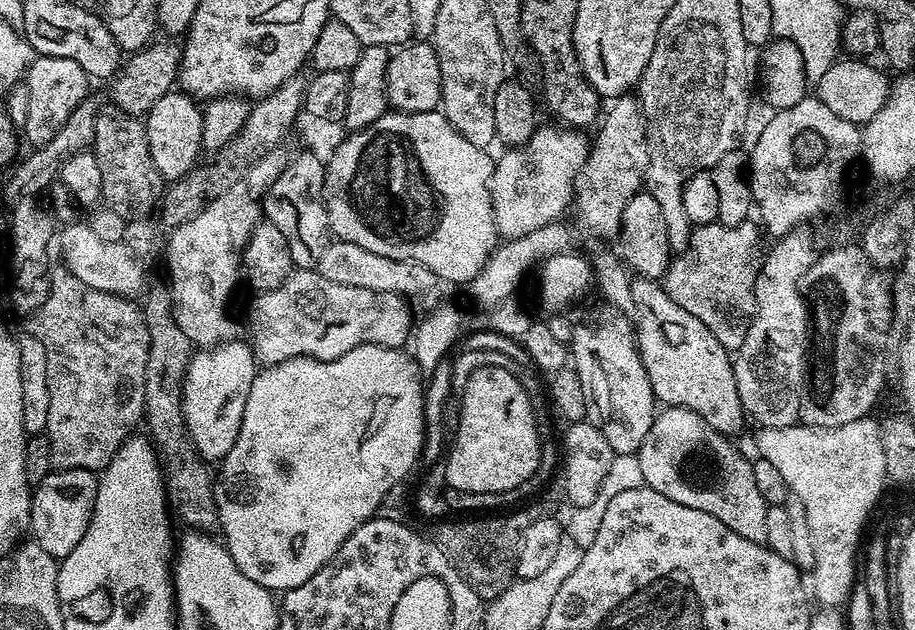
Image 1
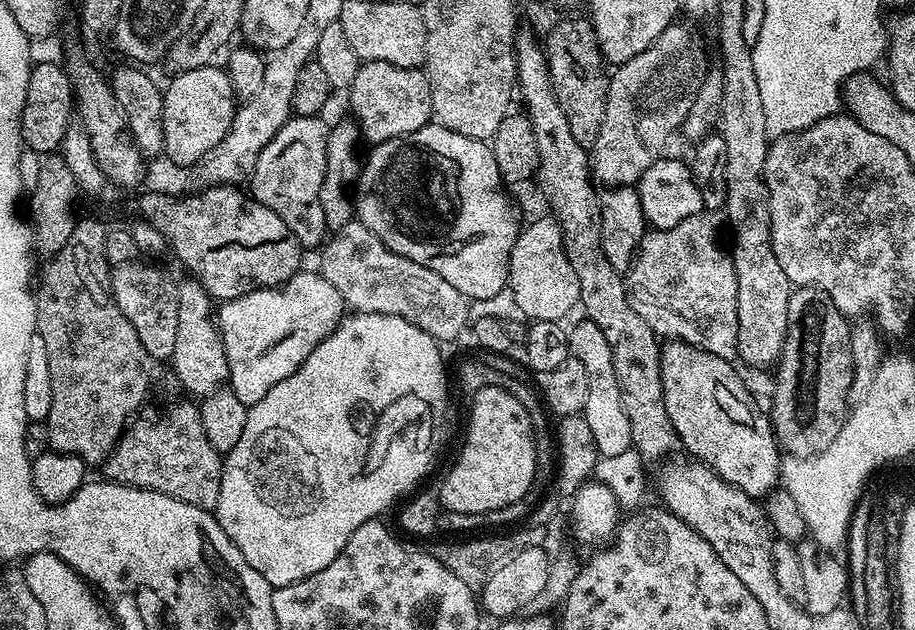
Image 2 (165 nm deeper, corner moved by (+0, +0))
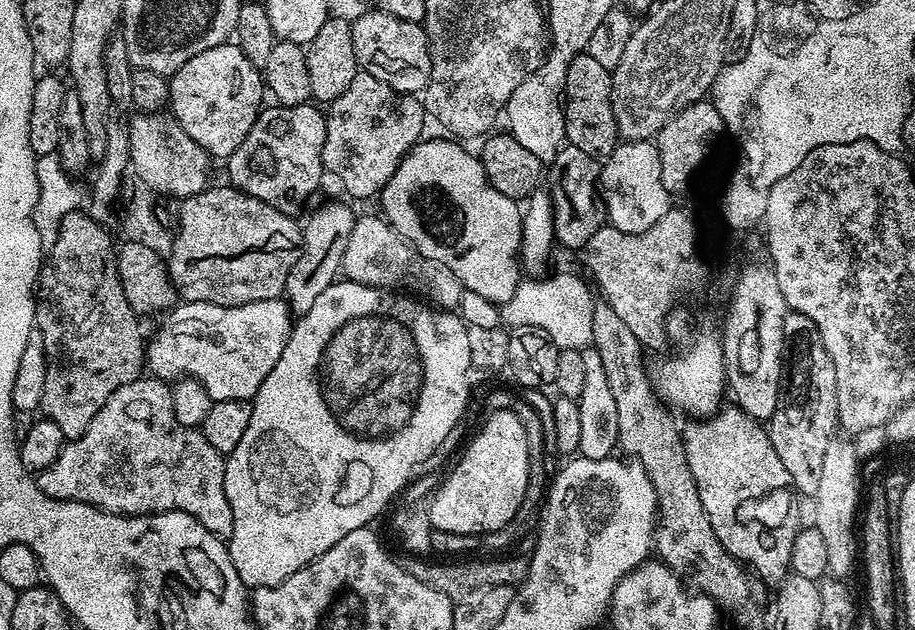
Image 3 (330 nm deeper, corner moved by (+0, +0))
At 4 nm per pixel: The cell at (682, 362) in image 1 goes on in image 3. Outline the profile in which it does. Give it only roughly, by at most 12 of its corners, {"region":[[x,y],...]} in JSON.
{"region":[[721,407],[682,428],[718,542],[766,583],[802,521],[761,421]]}

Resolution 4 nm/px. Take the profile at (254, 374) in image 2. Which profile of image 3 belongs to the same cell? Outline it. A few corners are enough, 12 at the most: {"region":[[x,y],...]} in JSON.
{"region":[[180,302],[146,344],[155,379],[247,400],[282,358],[294,313]]}

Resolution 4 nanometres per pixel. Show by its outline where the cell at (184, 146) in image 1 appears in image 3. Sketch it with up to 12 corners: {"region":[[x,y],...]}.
{"region":[[225,42],[168,80],[171,115],[208,152],[242,146],[261,69]]}

